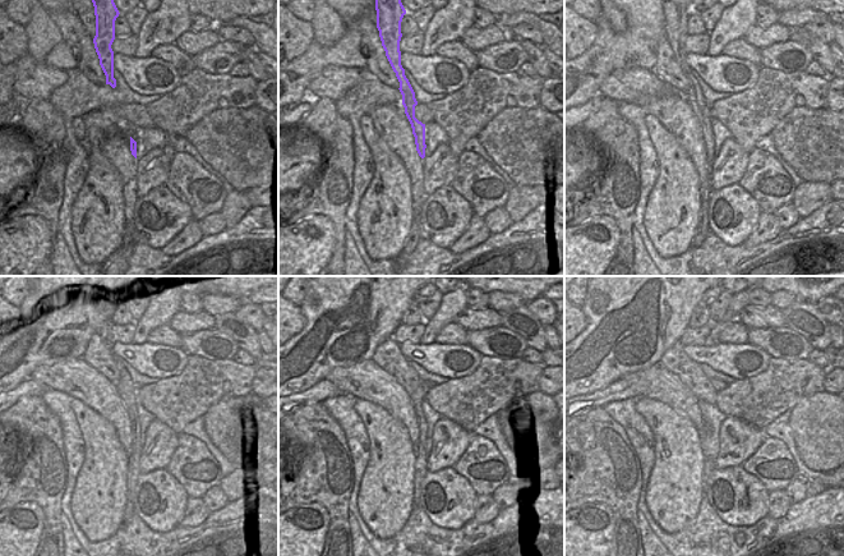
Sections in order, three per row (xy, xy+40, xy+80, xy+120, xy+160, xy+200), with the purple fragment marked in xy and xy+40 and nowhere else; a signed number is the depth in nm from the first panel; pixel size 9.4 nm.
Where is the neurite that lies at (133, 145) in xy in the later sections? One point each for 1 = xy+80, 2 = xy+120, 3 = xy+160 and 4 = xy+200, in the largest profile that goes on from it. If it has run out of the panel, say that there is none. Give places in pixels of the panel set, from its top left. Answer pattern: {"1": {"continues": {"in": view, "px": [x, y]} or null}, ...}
{"1": {"continues": {"in": "xy+80", "px": [677, 15]}}, "2": {"continues": {"in": "xy+120", "px": [127, 390]}}, "3": {"continues": {"in": "xy+160", "px": [420, 447]}}, "4": {"continues": {"in": "xy+200", "px": [708, 465]}}}

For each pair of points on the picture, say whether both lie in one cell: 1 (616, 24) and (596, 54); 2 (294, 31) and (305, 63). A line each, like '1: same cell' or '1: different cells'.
1: different cells
2: different cells

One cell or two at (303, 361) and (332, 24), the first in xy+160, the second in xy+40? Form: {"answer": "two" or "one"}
{"answer": "two"}

